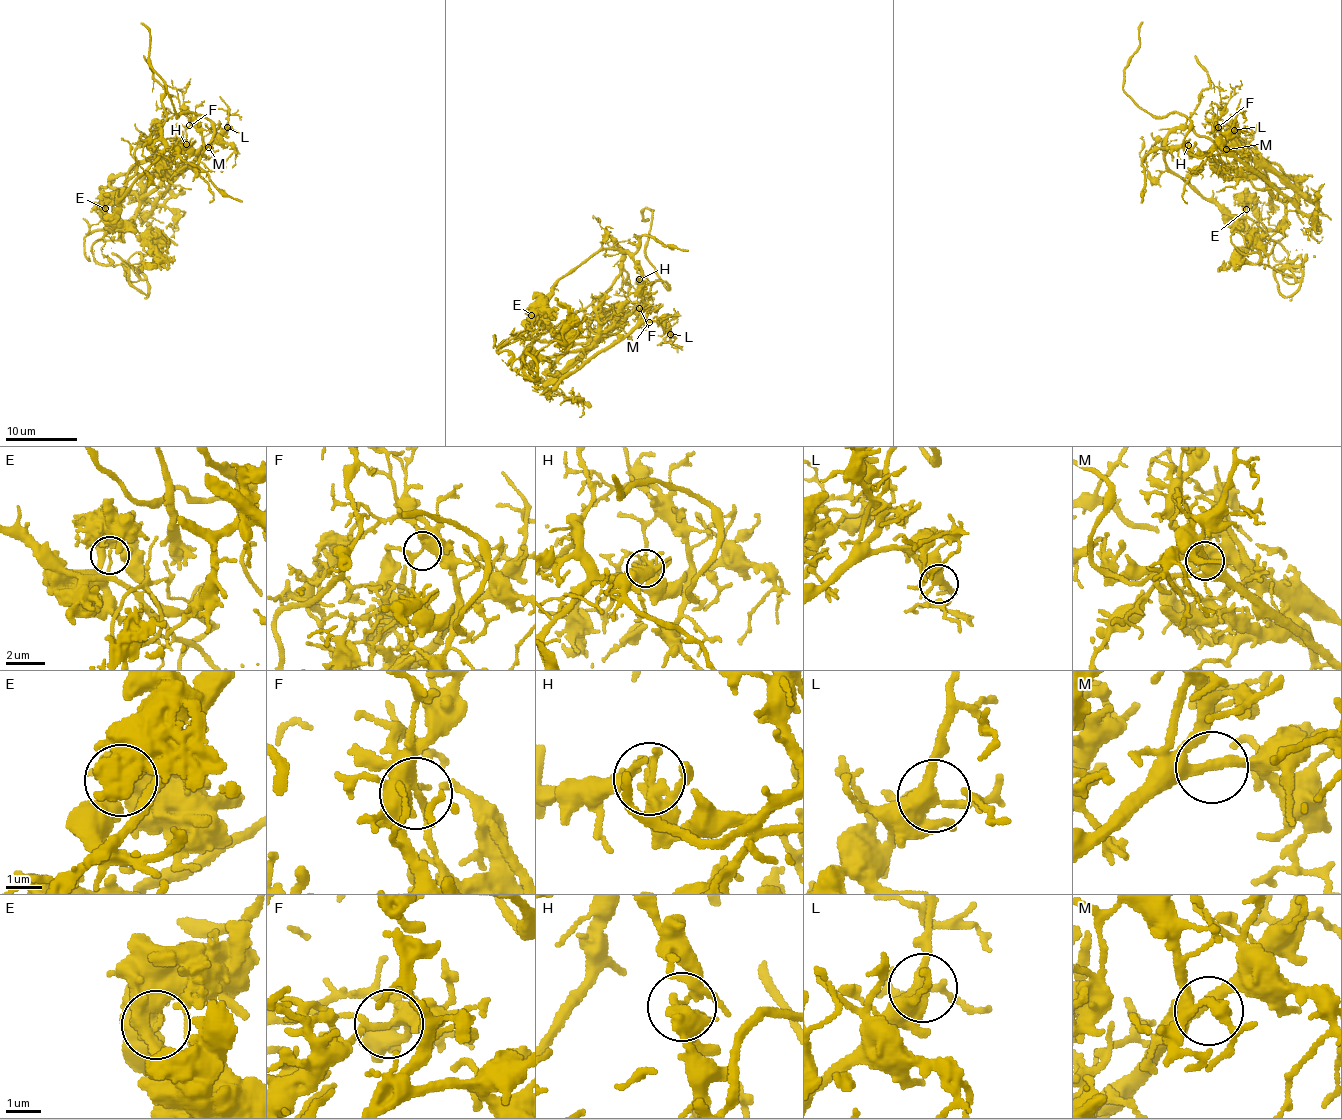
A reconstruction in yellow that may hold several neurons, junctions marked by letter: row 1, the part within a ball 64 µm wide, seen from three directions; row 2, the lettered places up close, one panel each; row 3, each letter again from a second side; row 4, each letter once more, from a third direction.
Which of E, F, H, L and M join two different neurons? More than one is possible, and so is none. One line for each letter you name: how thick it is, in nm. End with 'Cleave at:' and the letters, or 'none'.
E: 240 nm
F: 320 nm
H: 190 nm
Cleave at: E, F, H

